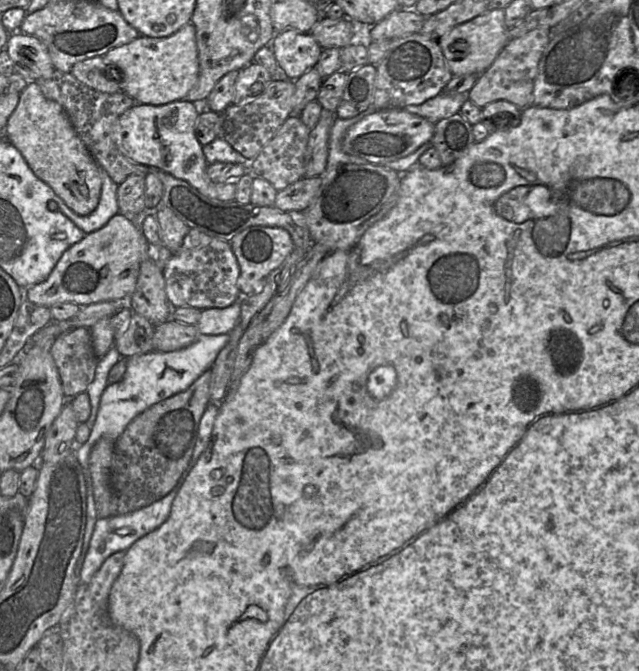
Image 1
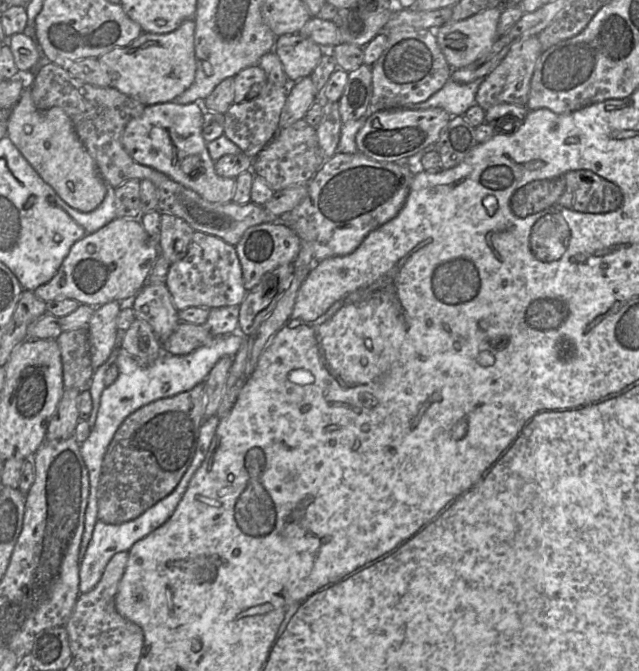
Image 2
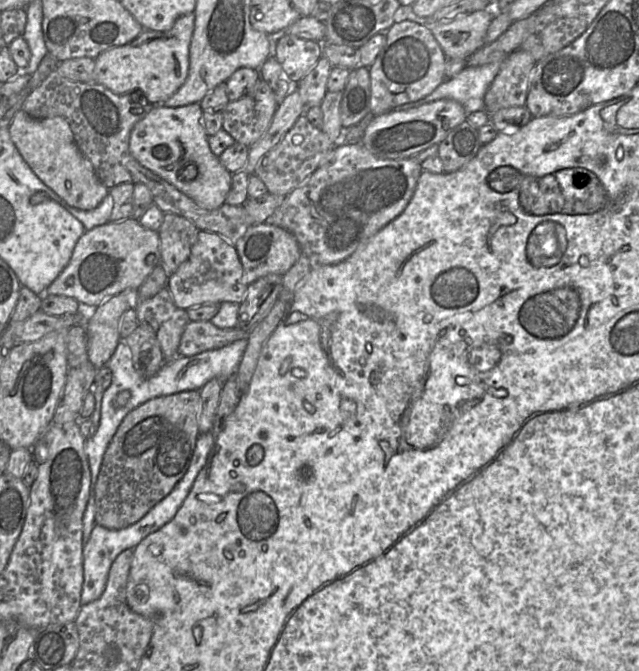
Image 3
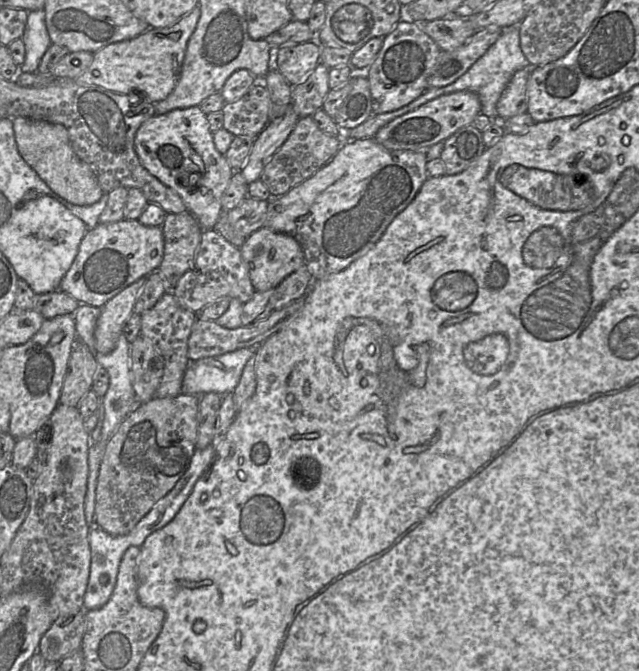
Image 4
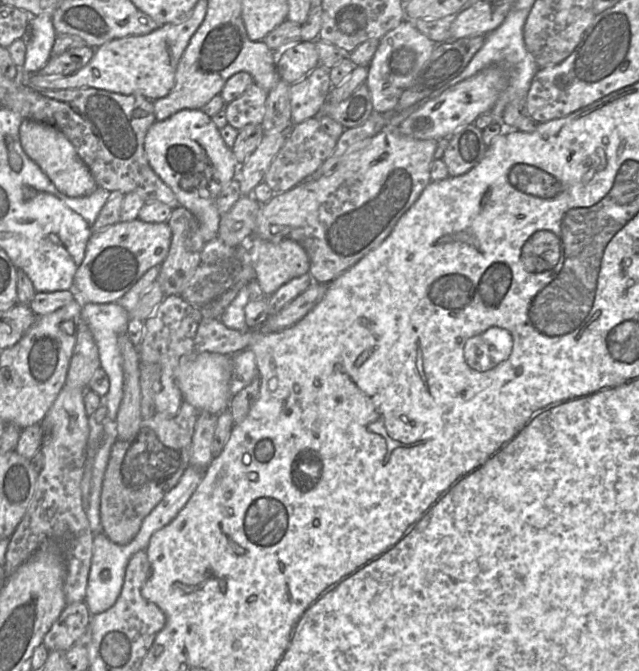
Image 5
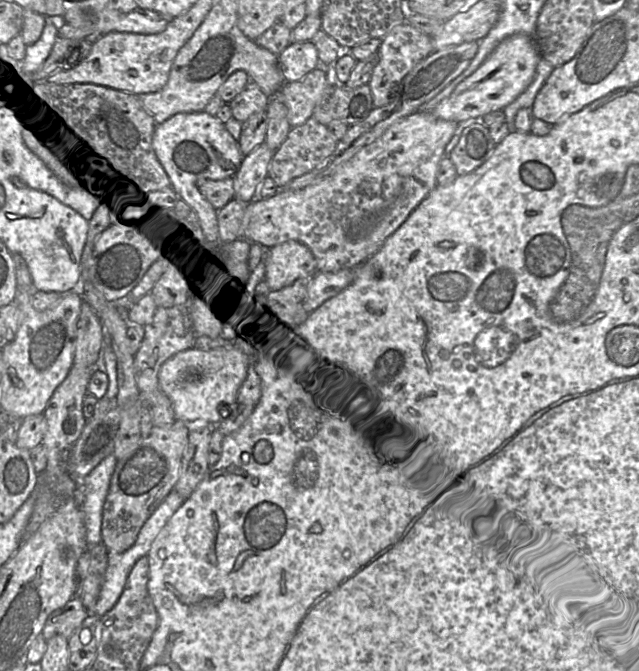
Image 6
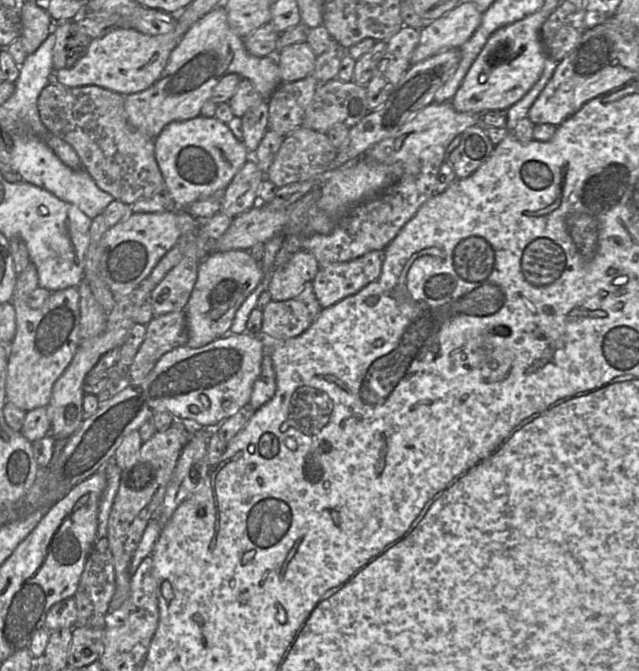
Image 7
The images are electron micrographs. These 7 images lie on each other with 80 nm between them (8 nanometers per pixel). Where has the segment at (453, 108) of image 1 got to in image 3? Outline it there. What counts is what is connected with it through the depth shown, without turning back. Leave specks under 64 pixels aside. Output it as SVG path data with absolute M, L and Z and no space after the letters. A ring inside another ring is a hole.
M504 60L483 66L466 67L454 77L445 79L426 97L395 107L393 110L408 110L441 99L459 102L466 114L485 110L484 96L497 76Z

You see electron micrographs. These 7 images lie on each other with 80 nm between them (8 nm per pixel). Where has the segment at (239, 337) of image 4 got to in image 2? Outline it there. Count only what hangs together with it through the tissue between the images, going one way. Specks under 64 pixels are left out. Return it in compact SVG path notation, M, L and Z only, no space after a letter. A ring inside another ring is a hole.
M180 321L171 336L161 342L162 349L173 355L187 355L209 344L214 337L204 324Z

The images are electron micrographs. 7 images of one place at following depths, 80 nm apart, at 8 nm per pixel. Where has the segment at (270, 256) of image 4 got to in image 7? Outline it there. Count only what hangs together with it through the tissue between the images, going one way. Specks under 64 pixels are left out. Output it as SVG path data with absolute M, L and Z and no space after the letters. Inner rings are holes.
M299 250L286 264L273 269L267 290L275 301L293 299L307 282L313 281L319 269L320 265L312 253Z

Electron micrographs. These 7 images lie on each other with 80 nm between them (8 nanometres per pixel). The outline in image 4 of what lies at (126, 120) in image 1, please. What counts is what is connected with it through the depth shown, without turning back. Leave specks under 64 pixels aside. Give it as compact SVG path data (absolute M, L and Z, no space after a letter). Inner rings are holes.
M199 106L153 115L138 128L135 151L143 167L174 190L203 231L212 230L223 210L222 197L235 170L215 147L206 115Z

